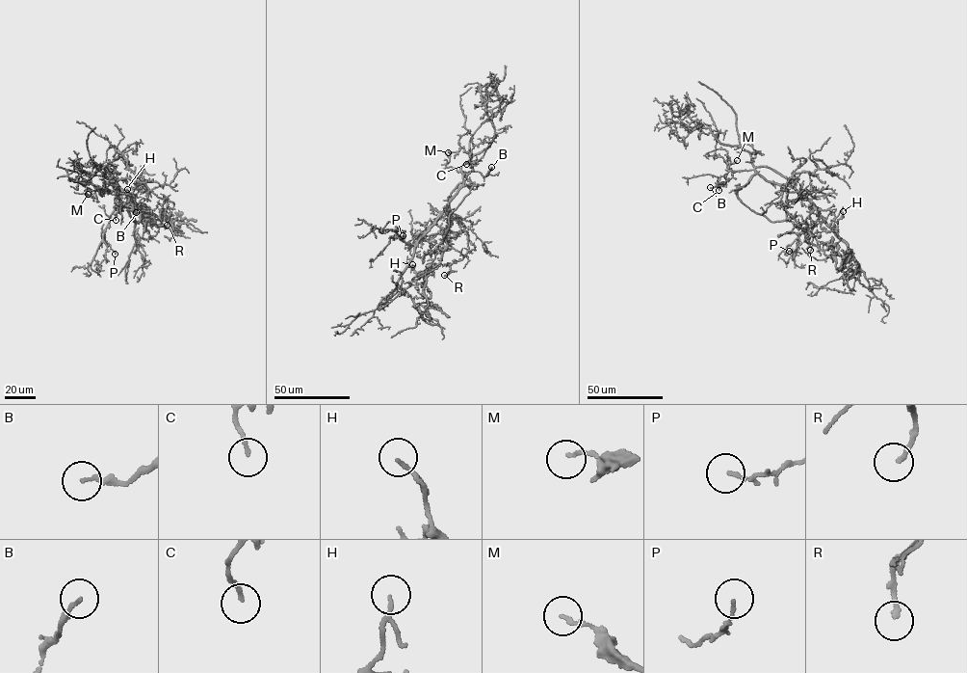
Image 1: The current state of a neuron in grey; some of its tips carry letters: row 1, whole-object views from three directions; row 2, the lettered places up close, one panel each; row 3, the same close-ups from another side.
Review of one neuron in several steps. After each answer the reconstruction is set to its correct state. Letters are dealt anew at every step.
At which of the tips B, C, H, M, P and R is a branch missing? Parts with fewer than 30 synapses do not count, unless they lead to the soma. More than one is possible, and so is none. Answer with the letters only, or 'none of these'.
none of these

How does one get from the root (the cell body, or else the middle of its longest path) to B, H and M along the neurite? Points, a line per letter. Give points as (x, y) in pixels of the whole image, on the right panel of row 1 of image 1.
B: (783, 184), (768, 180), (751, 170), (736, 171), (728, 180), (710, 187)
H: (783, 184), (796, 189), (807, 199), (832, 228), (837, 227), (843, 211)
M: (783, 184), (768, 180), (753, 170), (730, 170), (727, 156), (728, 164), (737, 160)

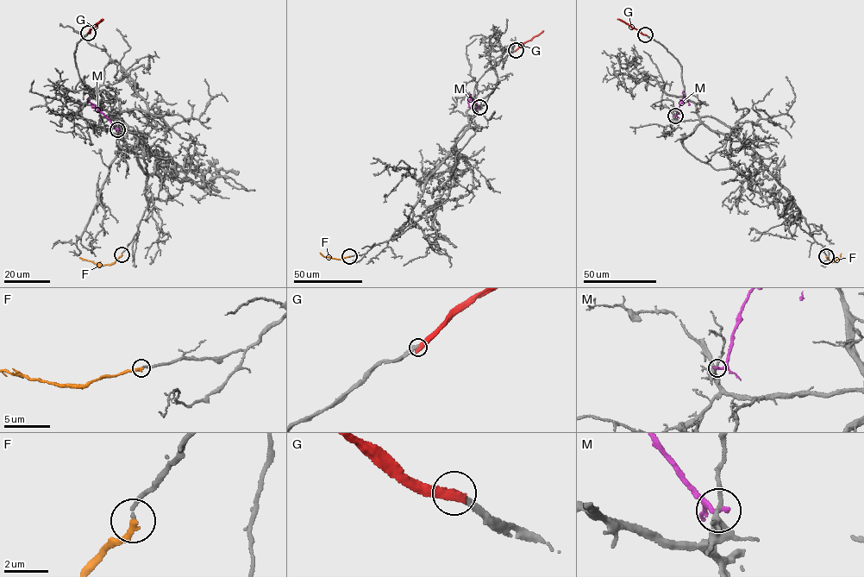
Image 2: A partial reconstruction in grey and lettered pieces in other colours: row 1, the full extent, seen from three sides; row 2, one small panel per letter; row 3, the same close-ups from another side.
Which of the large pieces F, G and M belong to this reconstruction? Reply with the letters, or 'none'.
F

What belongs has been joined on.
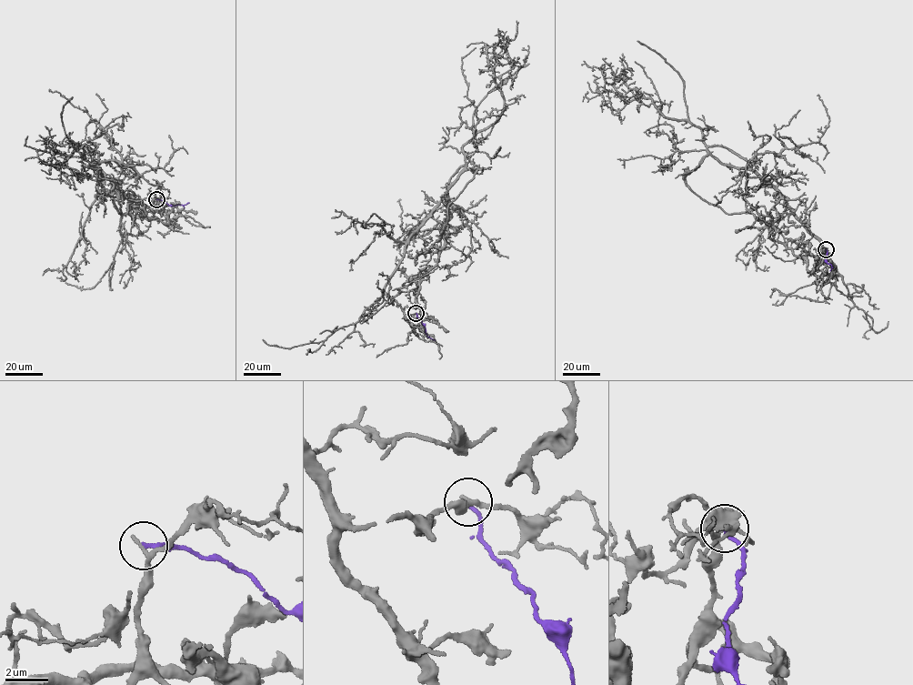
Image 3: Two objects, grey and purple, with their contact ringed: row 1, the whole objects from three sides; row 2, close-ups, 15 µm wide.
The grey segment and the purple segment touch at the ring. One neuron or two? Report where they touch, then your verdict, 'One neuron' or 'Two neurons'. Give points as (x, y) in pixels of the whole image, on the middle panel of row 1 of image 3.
Place: (416, 313). Two neurons

